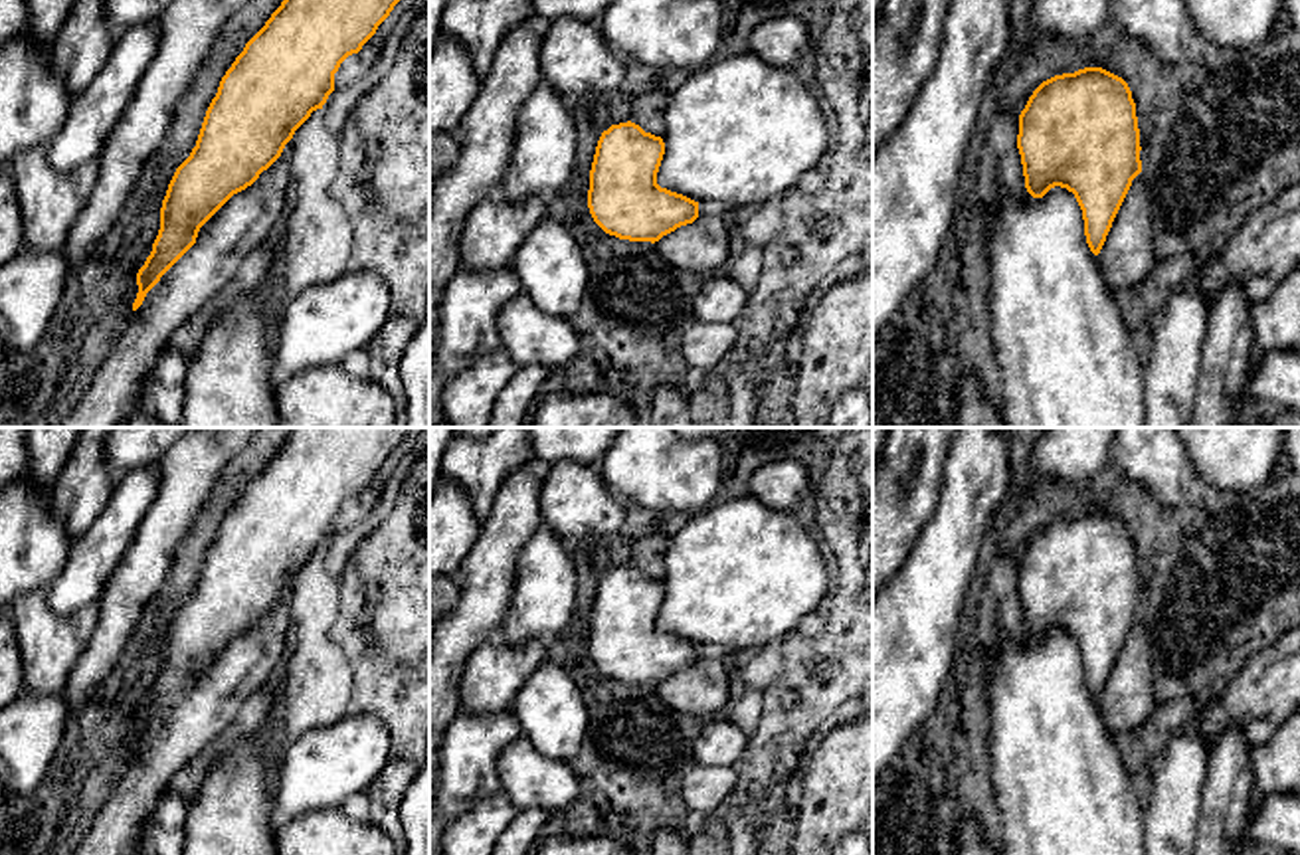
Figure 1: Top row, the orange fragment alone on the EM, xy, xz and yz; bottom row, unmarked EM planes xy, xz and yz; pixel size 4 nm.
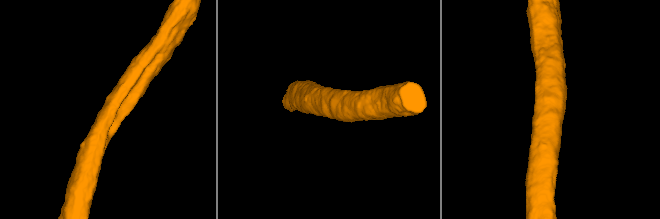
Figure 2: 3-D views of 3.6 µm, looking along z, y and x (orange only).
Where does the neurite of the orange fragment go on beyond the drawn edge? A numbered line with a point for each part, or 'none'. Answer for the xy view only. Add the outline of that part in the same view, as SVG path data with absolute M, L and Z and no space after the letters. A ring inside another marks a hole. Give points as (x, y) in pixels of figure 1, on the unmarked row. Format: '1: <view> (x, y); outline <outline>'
none

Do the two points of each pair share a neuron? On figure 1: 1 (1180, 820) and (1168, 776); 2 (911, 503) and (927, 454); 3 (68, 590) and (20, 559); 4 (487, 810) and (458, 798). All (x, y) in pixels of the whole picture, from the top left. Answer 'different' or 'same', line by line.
1: same
2: same
3: different
4: different

